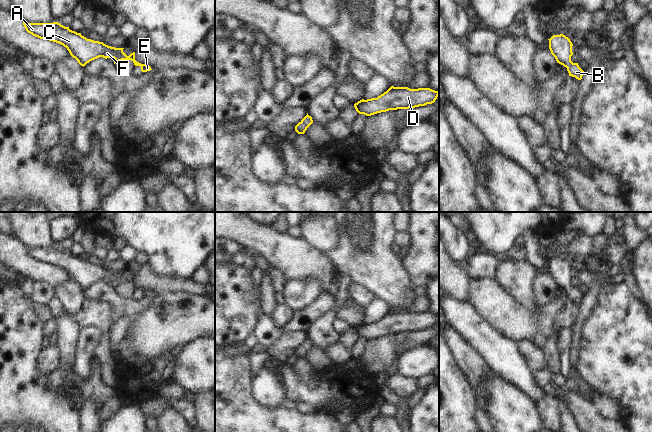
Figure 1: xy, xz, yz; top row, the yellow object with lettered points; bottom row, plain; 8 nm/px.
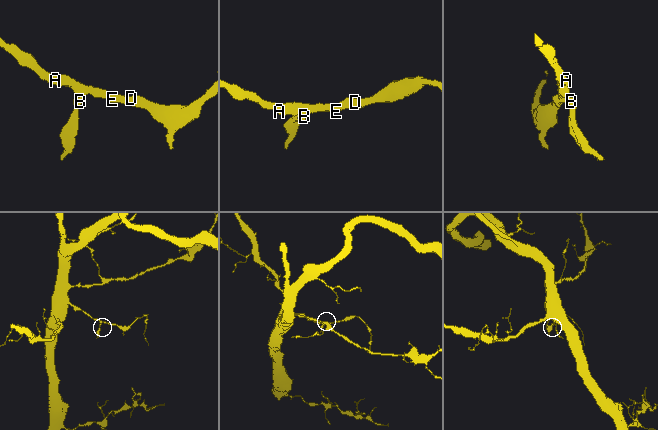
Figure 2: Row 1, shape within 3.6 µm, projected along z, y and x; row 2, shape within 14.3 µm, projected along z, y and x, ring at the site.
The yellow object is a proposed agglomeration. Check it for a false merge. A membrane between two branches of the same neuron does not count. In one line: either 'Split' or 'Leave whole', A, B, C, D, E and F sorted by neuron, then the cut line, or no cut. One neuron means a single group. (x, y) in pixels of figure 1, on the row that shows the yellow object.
Leave whole. Groups: A B C D E F. No split

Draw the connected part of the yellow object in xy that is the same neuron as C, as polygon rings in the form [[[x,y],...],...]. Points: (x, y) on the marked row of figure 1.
[[[23,22],[26,31],[40,39],[47,39],[59,43],[67,48],[70,55],[75,58],[81,66],[99,57],[114,58],[114,64],[122,60],[131,60],[135,66],[140,66],[142,72],[152,70],[150,66],[141,64],[135,60],[135,52],[127,56],[124,48],[115,48],[103,42],[87,39],[81,33],[77,33],[58,22],[53,23],[28,23]]]

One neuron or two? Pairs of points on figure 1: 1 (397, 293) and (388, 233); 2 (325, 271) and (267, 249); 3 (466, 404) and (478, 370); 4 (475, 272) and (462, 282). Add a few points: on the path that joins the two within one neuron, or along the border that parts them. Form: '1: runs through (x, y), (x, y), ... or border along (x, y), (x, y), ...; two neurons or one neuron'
1: runs through (386, 278), (385, 248); one neuron
2: runs through (311, 262), (301, 261), (281, 251); one neuron
3: border along (459, 368), (474, 393), (478, 408); two neurons
4: border along (467, 272), (470, 279); two neurons

